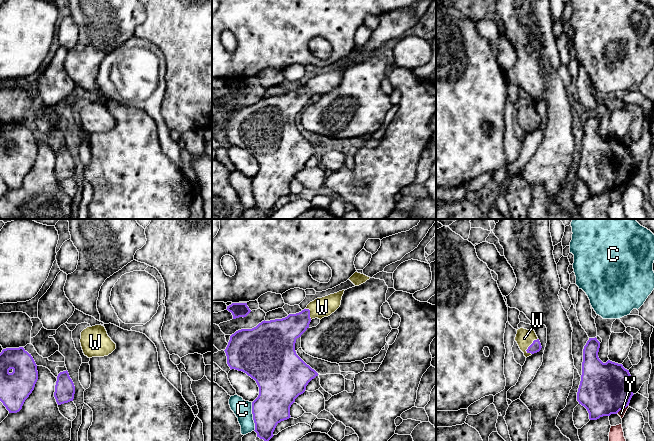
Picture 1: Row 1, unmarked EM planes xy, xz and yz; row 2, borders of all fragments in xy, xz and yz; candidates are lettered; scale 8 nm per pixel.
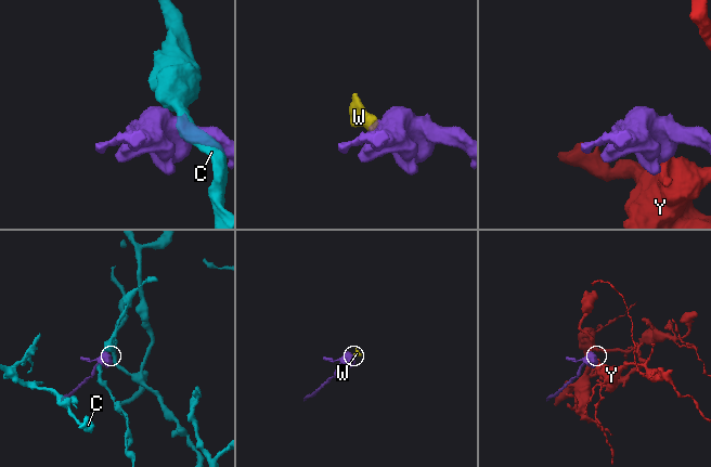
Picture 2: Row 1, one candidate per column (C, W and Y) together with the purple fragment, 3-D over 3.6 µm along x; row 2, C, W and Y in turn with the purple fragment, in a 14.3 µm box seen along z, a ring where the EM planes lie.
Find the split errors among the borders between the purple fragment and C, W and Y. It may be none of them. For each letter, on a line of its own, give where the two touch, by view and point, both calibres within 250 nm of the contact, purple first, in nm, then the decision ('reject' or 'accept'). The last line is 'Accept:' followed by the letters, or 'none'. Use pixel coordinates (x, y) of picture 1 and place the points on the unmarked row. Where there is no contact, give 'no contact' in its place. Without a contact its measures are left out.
C: contact xz (253, 192); calibres 280 and 150 nm; reject
W: contact yz (530, 121); calibres 90 and 140 nm; accept
Y: contact yz (622, 185); calibres 420 and 60 nm; reject
Accept: W

